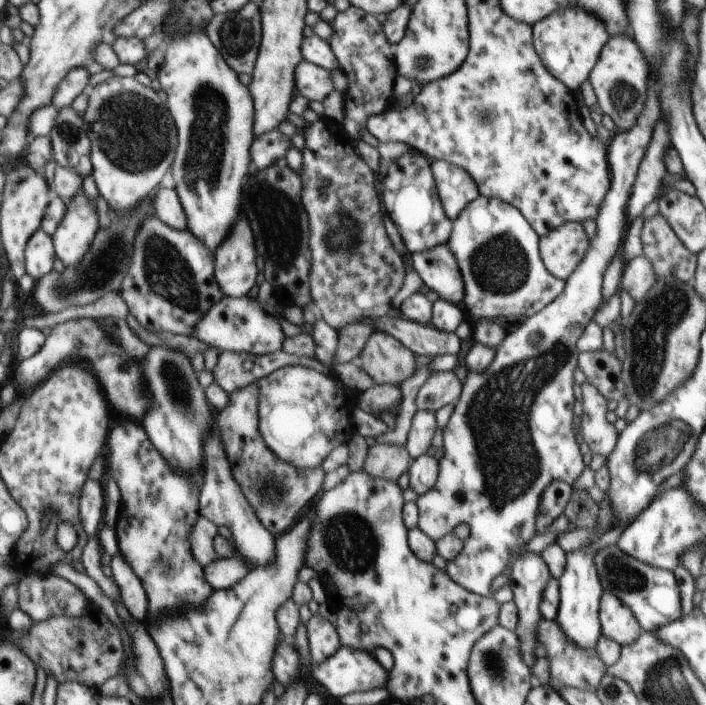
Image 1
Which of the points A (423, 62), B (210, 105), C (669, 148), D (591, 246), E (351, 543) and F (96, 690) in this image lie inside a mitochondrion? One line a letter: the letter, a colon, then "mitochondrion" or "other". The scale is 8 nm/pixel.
A: mitochondrion
B: mitochondrion
C: other
D: other
E: mitochondrion
F: other

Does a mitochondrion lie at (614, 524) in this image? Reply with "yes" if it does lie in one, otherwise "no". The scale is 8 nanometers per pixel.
no

